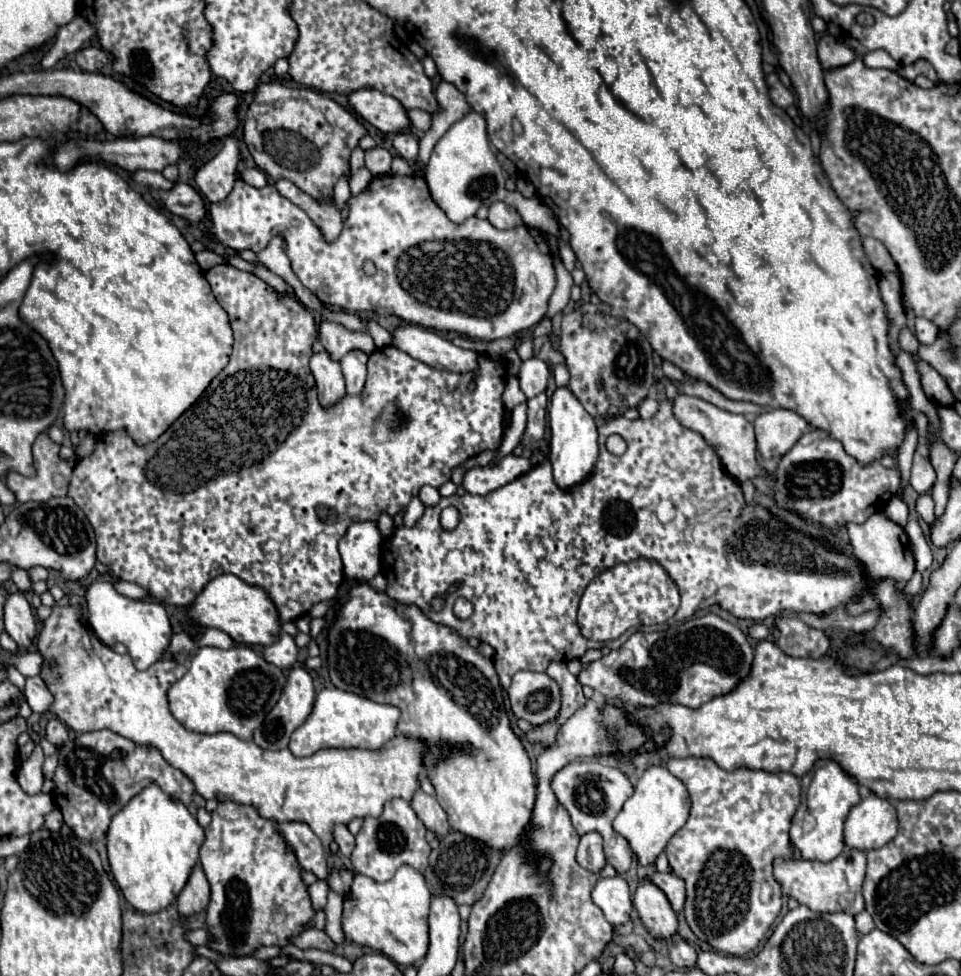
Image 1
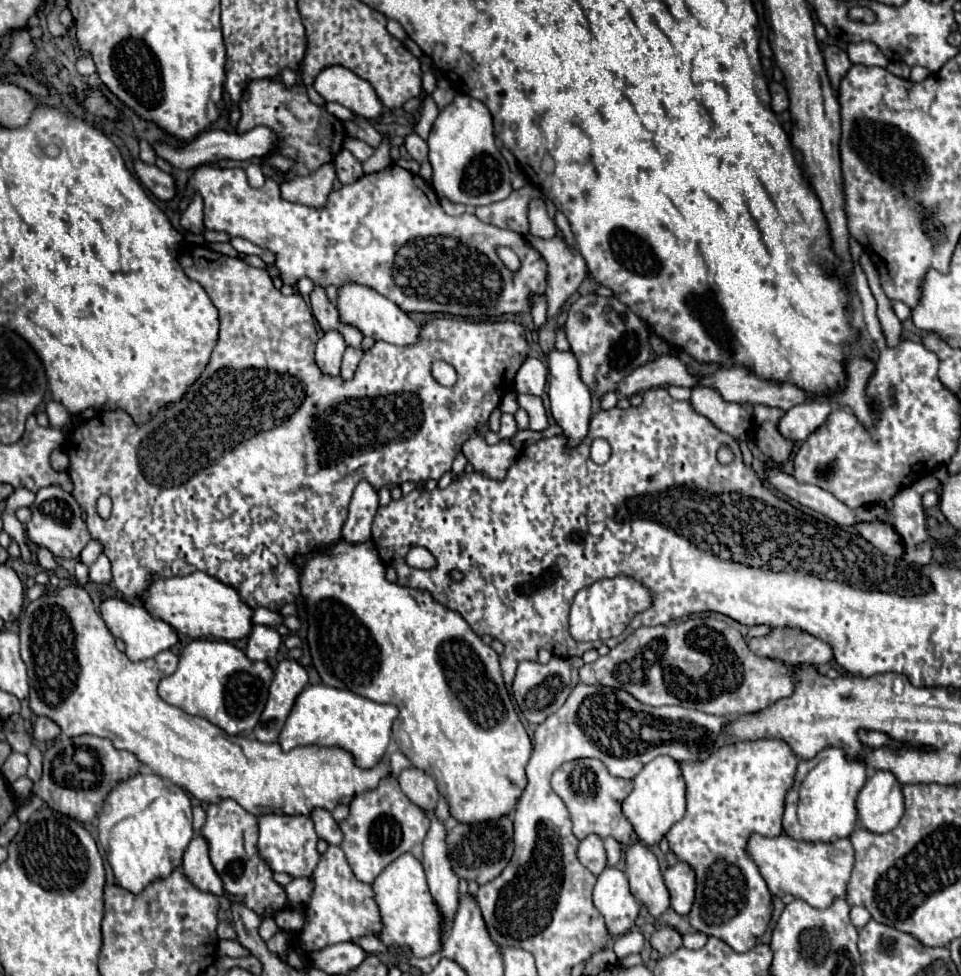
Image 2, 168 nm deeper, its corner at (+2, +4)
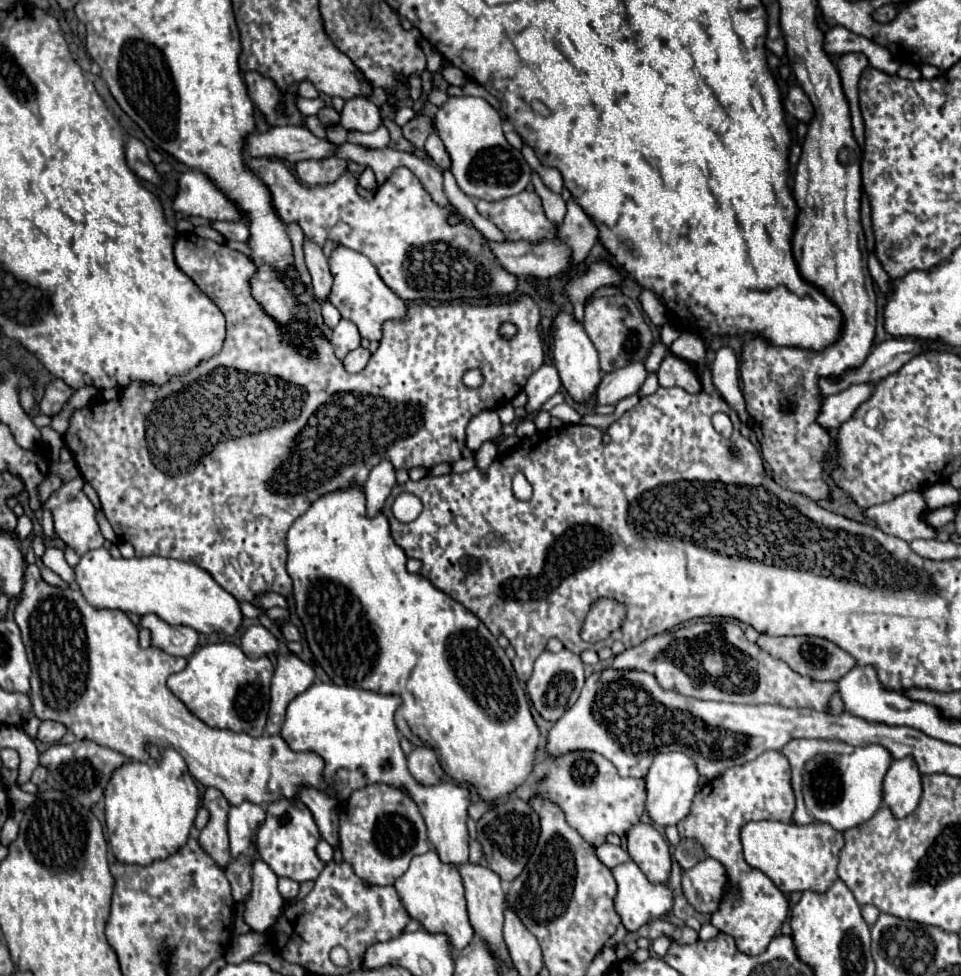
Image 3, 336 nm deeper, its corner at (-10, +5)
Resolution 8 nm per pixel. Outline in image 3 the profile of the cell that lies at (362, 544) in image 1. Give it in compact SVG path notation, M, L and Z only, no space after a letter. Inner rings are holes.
M380 462L378 466L372 468L372 472L366 480L366 486L364 486L368 518L374 518L380 514L394 484L396 484L396 478L394 478L394 468L390 462Z

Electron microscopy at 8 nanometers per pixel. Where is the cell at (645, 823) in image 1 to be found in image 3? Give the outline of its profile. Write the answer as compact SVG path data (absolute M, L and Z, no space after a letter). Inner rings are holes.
M682 752L658 754L654 758L654 764L650 766L650 772L646 774L644 780L646 780L646 790L648 790L646 812L656 826L664 826L664 828L674 826L690 814L690 804L698 790L698 778L700 774L696 770L696 762L692 762L692 758L688 758Z

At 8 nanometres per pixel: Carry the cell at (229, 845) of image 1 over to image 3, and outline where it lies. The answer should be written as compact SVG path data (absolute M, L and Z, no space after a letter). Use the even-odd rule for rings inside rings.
M242 802L230 806L228 812L228 836L232 858L244 856L248 862L256 860L256 834L264 824L266 812L262 806L252 802Z

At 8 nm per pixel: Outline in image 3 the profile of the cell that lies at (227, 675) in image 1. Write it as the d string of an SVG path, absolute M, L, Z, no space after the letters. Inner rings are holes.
M218 642L198 648L188 658L188 666L168 678L168 688L210 728L228 728L232 732L262 736L270 708L272 674L274 664L268 656L252 660L240 646L232 642Z

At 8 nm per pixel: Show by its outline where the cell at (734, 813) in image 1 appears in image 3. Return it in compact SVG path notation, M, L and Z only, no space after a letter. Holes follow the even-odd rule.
M768 750L742 766L726 768L718 778L706 782L694 796L690 814L678 822L680 838L696 840L702 844L706 856L718 860L726 868L724 896L718 910L712 914L710 924L720 932L734 936L738 950L744 954L762 954L770 940L778 936L780 926L788 916L788 900L764 872L752 868L744 860L740 830L752 820L792 822L796 804L790 778L788 758L780 750Z

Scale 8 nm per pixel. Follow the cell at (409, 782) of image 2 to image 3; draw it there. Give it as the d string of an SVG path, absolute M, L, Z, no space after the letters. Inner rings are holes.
M414 748L408 756L408 770L414 776L414 780L424 786L440 784L444 778L438 758L430 748Z

